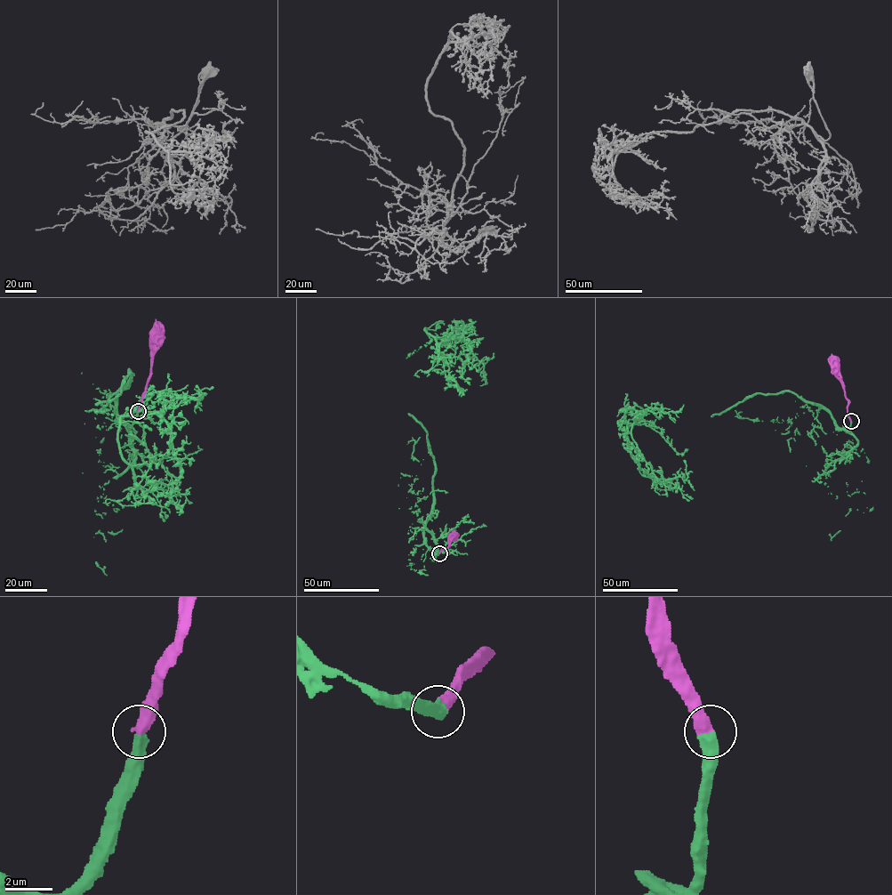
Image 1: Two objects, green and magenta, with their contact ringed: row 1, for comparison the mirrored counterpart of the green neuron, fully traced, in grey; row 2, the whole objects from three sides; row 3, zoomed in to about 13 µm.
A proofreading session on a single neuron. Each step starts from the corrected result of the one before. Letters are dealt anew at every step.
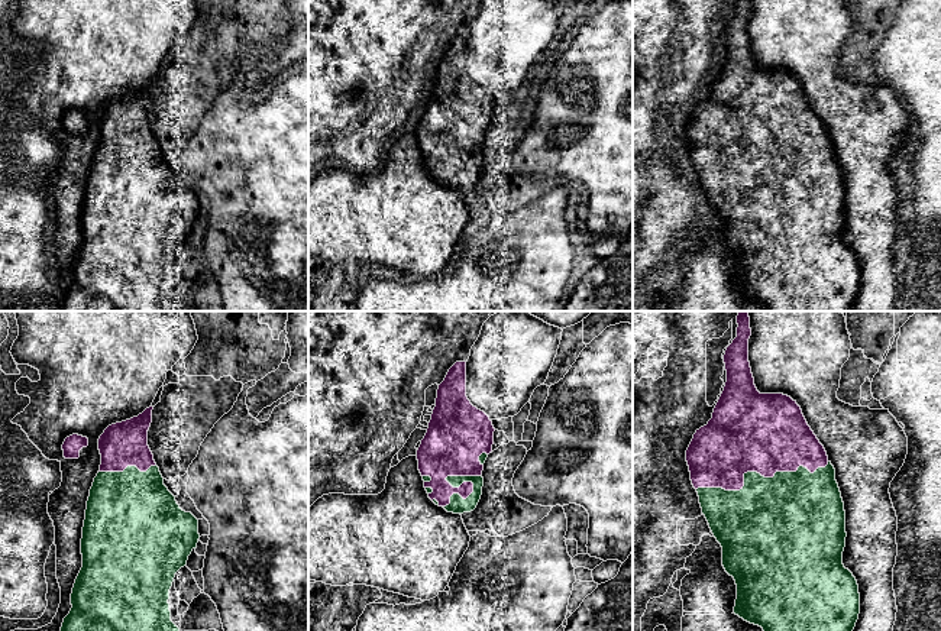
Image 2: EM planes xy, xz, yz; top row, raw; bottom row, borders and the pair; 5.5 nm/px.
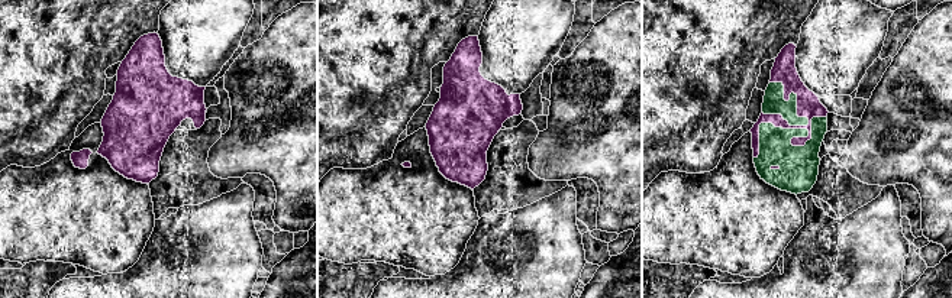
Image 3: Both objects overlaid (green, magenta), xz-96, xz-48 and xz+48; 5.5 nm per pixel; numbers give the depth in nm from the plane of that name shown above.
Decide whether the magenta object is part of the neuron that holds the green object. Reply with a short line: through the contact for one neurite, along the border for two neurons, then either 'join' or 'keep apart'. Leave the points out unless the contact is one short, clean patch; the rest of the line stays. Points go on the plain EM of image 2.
join

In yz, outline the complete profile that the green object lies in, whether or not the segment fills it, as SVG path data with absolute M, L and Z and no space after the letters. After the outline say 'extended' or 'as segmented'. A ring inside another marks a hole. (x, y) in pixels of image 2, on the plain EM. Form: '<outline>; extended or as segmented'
M738 0L737 13L727 23L724 30L727 46L724 67L714 84L712 94L706 101L696 106L686 126L691 156L698 168L702 190L705 191L714 213L722 223L722 242L725 247L734 253L737 261L734 289L750 300L761 302L764 311L851 311L860 289L860 269L856 253L843 240L843 227L847 213L845 187L835 156L835 145L828 136L824 122L808 101L796 77L783 69L760 69L757 67L748 38L750 12L750 0Z; extended

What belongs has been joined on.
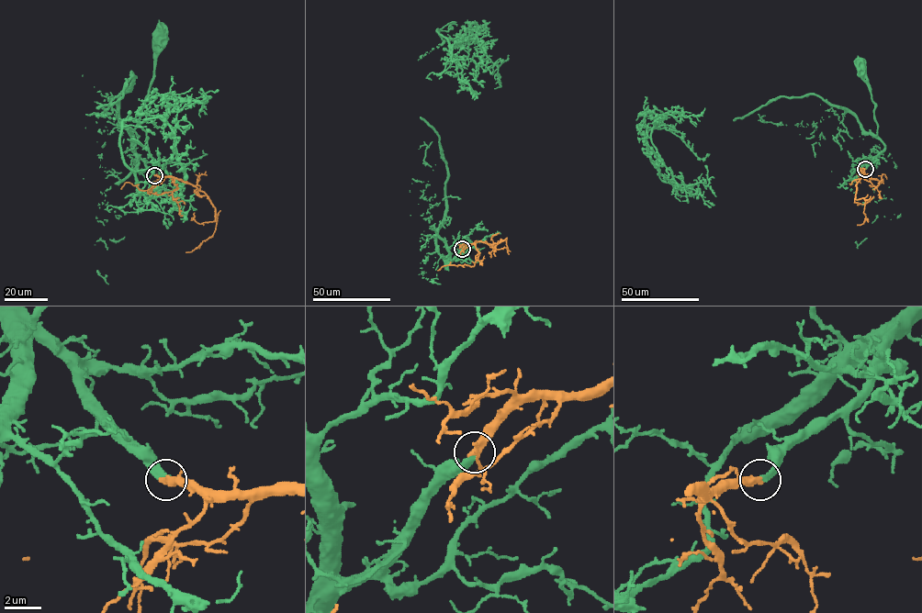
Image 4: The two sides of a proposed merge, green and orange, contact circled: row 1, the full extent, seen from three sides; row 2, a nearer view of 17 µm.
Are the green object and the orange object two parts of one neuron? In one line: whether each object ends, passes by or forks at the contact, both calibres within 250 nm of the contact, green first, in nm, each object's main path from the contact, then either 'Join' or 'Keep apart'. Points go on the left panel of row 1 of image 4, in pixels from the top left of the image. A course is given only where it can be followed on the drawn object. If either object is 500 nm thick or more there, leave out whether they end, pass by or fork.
At the ring green ends. At the ring orange ends. Thickness 340 nm (green) against 440 nm. Course of green: (155, 175), (134, 150), (132, 131), (153, 79), (159, 36). Course of orange: (155, 175), (181, 179), (194, 184), (215, 207), (216, 230), (190, 252), (185, 252). Join

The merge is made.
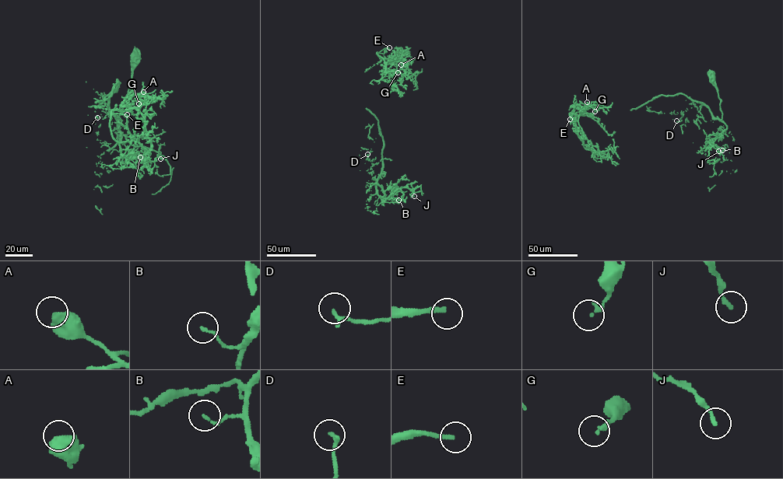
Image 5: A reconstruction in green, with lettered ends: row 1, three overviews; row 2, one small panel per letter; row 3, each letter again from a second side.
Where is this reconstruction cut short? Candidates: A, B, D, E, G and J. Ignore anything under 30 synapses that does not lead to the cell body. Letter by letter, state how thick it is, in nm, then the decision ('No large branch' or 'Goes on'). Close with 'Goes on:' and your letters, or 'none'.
A: Thickness 700 nm. No large branch
B: Thickness 120 nm. No large branch
D: Thickness 190 nm. No large branch
E: Thickness 200 nm. Goes on
G: Thickness 240 nm. No large branch
J: Thickness 180 nm. No large branch
Goes on: E

